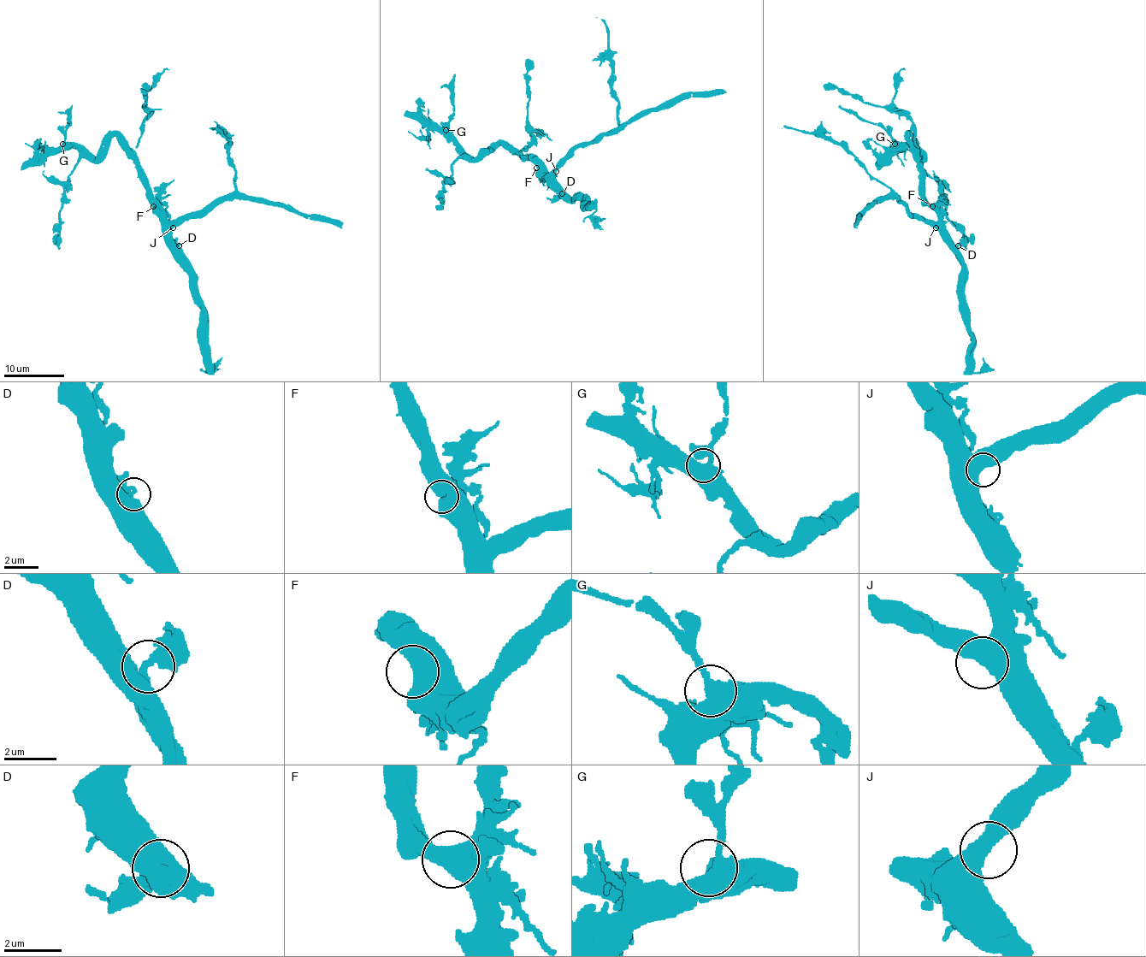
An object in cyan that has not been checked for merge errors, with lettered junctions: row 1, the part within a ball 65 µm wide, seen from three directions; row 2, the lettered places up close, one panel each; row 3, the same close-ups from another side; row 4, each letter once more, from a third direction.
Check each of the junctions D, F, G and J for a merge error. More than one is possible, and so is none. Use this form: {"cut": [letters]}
{"cut": []}

